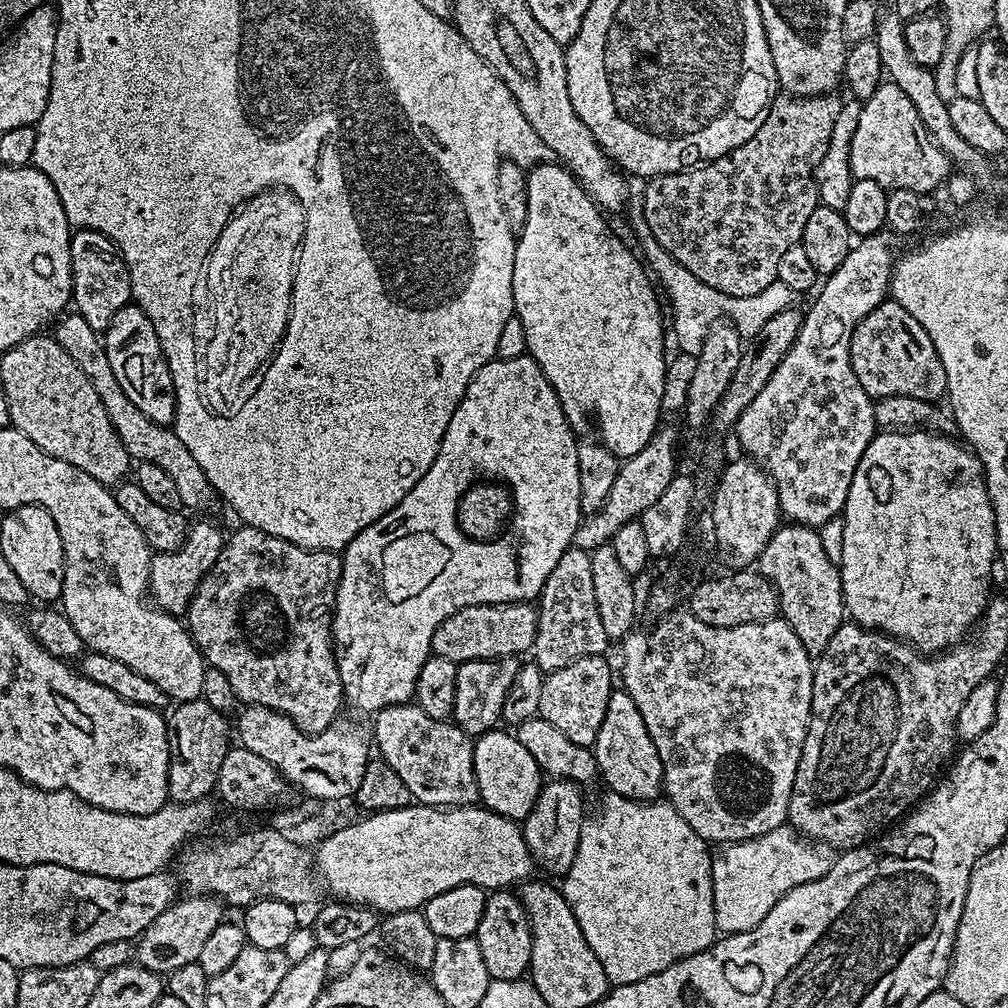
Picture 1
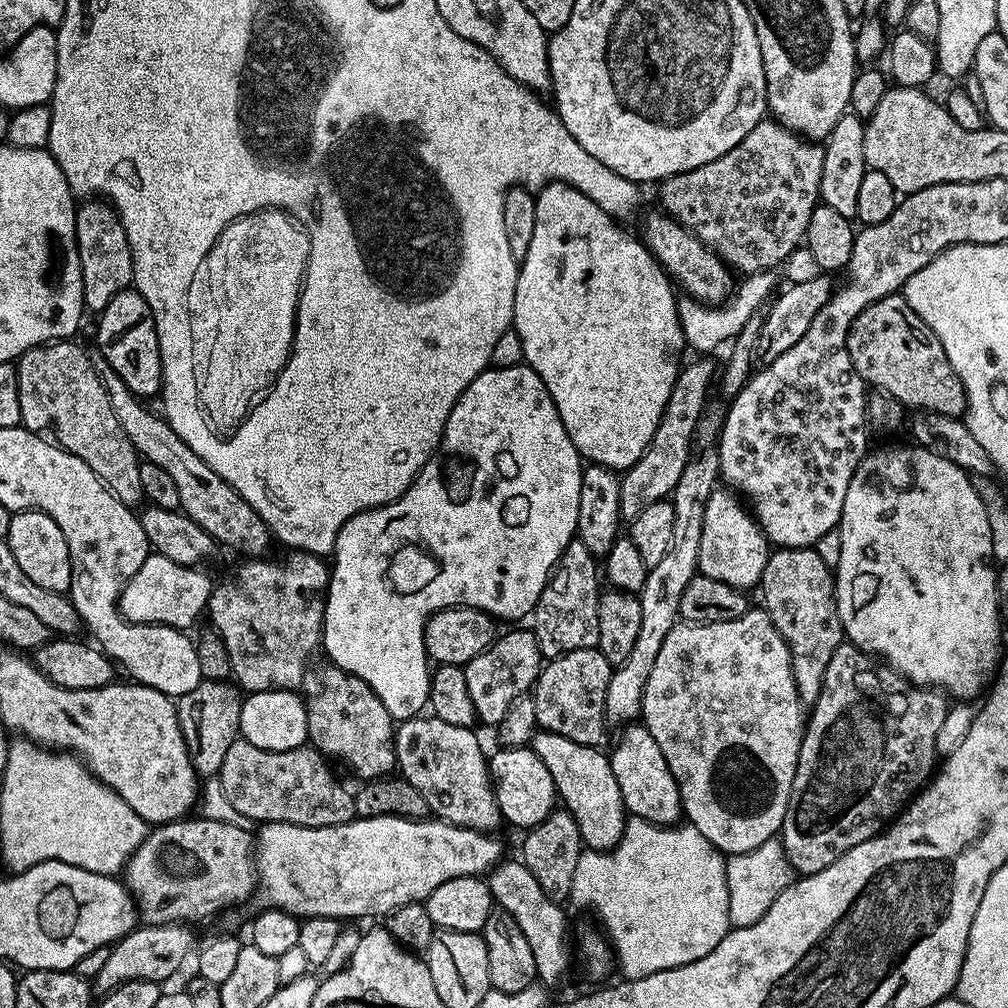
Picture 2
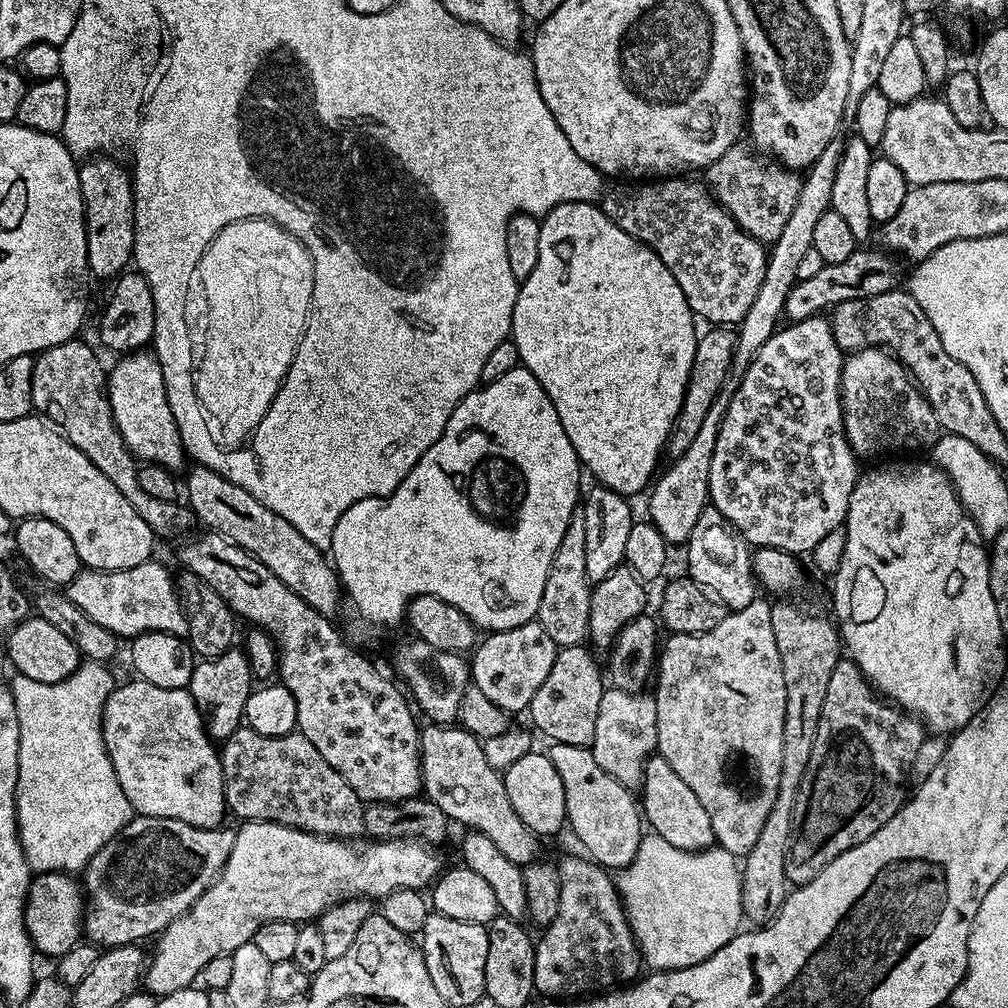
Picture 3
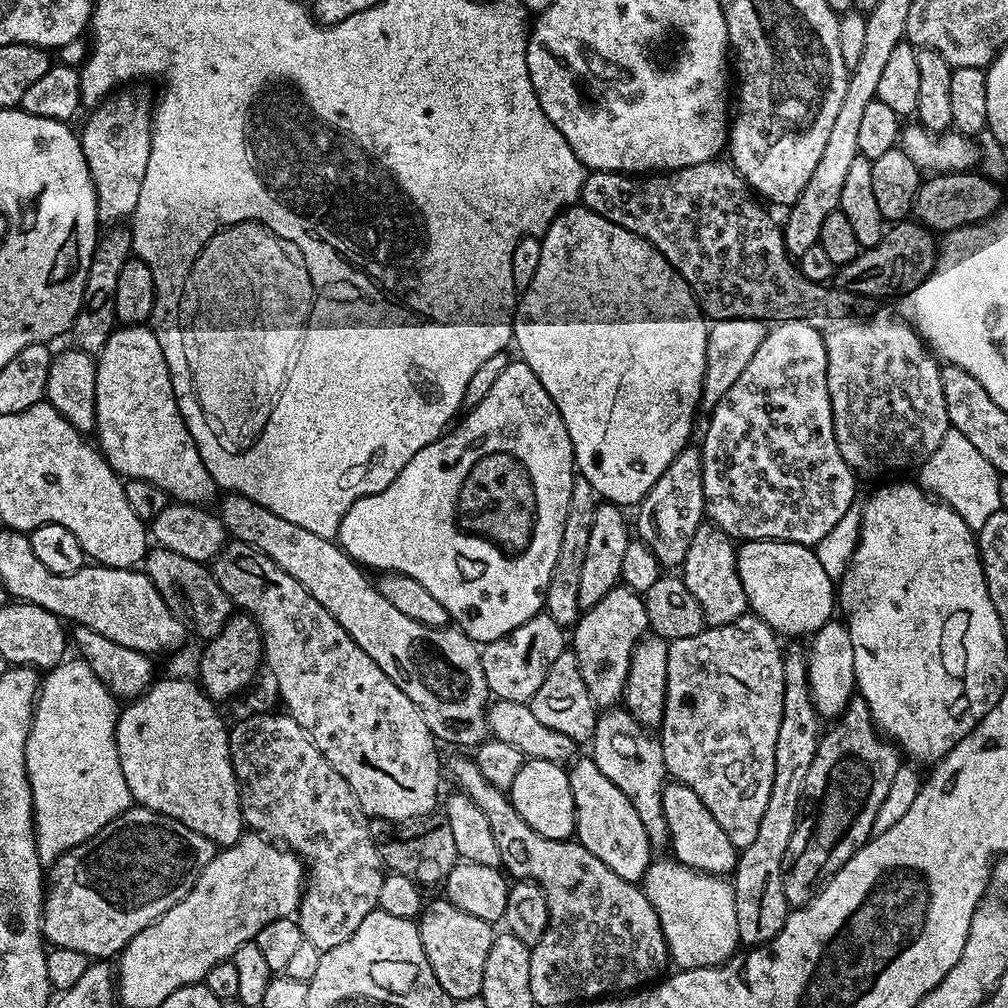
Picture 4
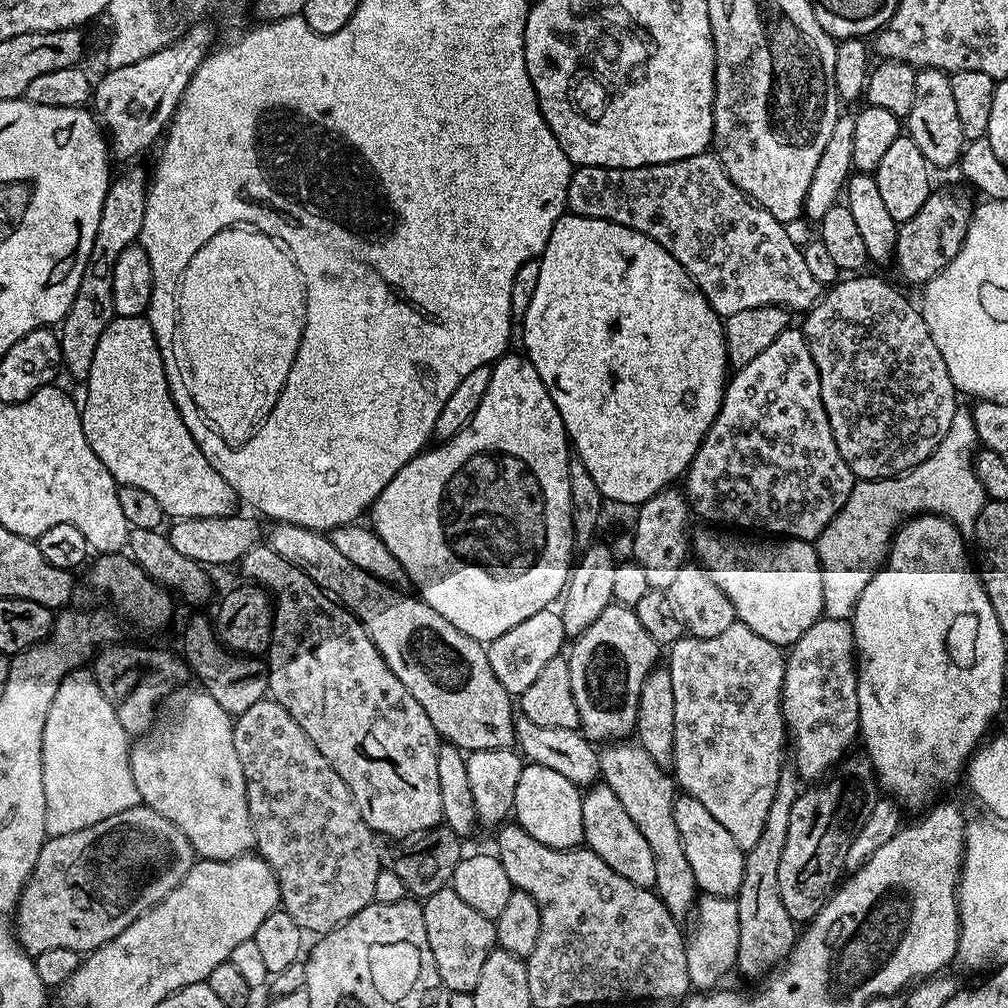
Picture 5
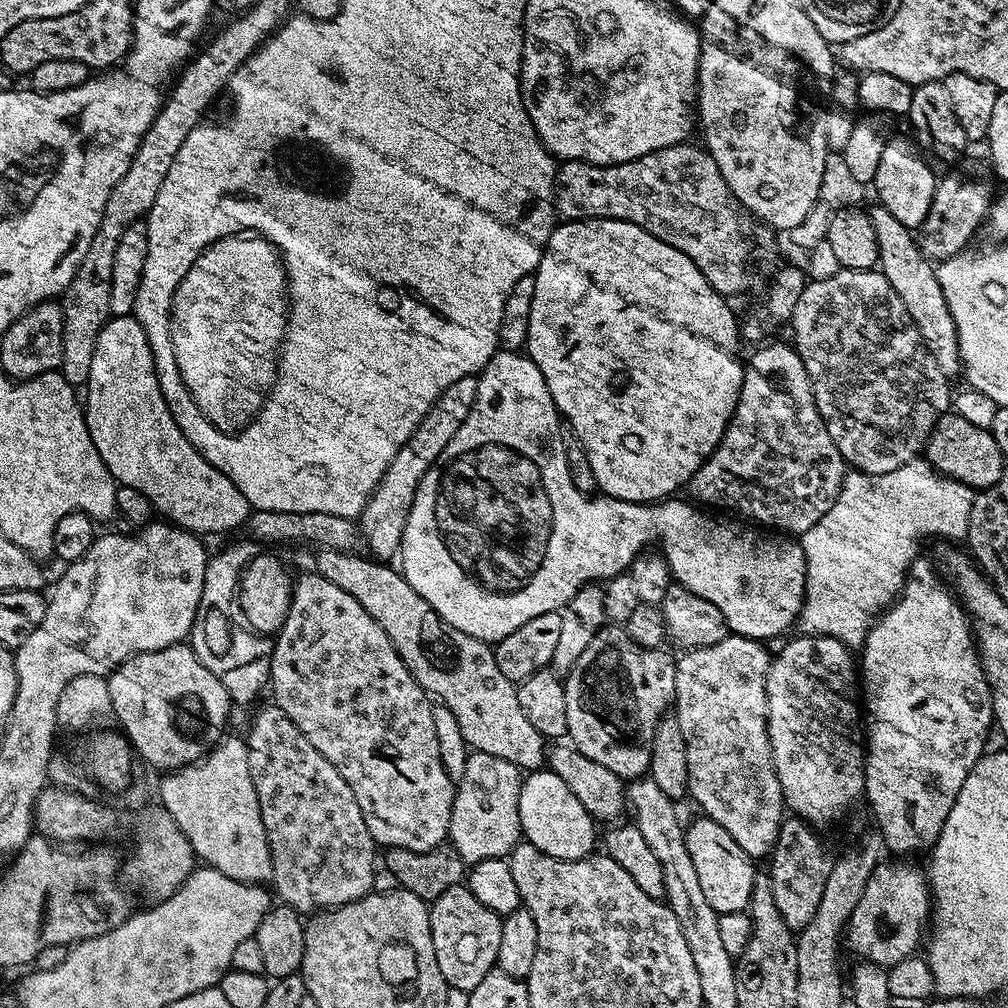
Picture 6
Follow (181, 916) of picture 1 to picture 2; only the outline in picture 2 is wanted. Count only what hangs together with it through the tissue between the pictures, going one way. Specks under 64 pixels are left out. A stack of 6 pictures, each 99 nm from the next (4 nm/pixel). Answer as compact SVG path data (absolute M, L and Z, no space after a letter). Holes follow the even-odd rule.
M187 923L144 924L127 932L122 939L108 948L108 957L102 970L94 978L97 993L113 992L118 986L135 980L165 982L193 955L192 932Z

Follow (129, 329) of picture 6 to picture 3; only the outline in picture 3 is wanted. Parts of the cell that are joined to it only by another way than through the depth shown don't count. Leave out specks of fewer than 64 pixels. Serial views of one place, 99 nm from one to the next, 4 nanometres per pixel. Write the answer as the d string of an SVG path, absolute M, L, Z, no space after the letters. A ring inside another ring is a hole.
M137 350L119 357L120 360L106 376L106 391L112 417L126 444L137 461L157 464L163 468L178 470L186 461L182 438L166 402L166 386L162 382L162 366L148 350Z

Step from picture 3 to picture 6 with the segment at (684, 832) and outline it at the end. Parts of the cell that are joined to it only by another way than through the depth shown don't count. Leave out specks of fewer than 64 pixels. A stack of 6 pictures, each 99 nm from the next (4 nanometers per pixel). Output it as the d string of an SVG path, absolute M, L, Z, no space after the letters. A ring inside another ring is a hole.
M707 818L699 819L692 825L689 823L684 834L686 850L690 850L690 859L694 862L698 883L702 886L702 891L709 900L710 906L714 906L714 910L721 916L731 912L743 912L748 908L754 890L754 878L758 875L758 868L752 865L755 864L753 857L748 856L746 850L742 850L742 846L738 846L738 842L734 842L734 838L730 838L730 834L726 834L726 830L722 830L722 826L718 826L718 822Z

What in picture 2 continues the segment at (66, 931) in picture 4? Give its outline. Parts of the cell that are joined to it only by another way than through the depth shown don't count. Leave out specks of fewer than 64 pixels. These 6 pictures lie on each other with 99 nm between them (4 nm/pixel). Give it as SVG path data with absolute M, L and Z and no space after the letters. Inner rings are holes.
M181 818L170 824L155 825L147 838L132 852L132 859L124 865L122 879L132 899L136 901L139 919L144 924L182 924L204 920L231 904L240 904L258 888L258 873L254 855L252 832L238 830L230 822L203 818Z

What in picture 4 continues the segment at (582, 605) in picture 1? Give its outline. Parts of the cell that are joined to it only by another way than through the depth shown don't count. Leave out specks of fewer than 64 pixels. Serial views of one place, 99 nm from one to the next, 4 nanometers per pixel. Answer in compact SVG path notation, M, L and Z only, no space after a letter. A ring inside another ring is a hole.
M577 475L573 479L570 506L566 510L566 526L562 526L562 546L558 546L558 562L554 562L554 570L550 574L550 582L546 586L543 607L546 615L554 618L554 622L558 622L561 626L575 625L580 618L582 609L578 606L578 586L582 583L582 562L586 559L586 545L590 543L590 529L594 526L594 514L601 502L600 495L594 490L594 486L590 486L590 482L586 482L584 476Z

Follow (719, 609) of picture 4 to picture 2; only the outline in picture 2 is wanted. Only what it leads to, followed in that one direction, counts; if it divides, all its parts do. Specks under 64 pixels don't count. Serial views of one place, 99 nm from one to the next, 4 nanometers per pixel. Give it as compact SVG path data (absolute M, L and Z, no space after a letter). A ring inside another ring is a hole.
M717 486L706 502L702 521L702 546L698 546L699 575L724 582L726 586L752 590L760 583L769 555L768 539L745 501L733 489Z

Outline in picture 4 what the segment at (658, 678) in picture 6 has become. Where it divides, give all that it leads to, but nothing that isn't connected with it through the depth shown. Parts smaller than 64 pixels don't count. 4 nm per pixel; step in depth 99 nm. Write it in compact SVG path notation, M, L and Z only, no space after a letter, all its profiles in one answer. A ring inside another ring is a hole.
M623 586L610 590L610 594L605 594L600 601L594 602L594 606L581 611L579 620L570 632L570 651L578 658L578 670L582 670L582 682L586 682L586 690L590 690L590 698L596 703L597 709L608 710L621 703L626 686L626 674L630 670L630 654L636 643L648 631L643 595Z

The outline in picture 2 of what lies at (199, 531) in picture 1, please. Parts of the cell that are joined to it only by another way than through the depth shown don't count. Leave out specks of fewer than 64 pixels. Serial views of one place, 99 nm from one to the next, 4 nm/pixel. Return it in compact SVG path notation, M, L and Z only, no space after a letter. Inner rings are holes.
M152 552L142 566L138 566L138 574L134 574L134 578L130 578L120 591L120 613L129 624L165 624L181 630L191 629L191 624L205 615L214 587L214 580L202 569L170 562L170 558L161 552Z

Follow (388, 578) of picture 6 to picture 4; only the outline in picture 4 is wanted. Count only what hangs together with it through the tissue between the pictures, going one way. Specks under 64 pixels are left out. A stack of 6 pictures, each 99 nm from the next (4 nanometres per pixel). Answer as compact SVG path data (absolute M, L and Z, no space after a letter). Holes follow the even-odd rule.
M224 494L219 500L218 515L227 535L257 548L282 566L294 582L306 586L310 598L326 606L338 626L378 662L382 674L418 706L437 741L471 749L489 739L490 693L475 640L455 626L431 628L401 614L388 599L382 598L375 583L364 577L365 569L350 559L335 539L310 534L310 530L302 530L302 526L278 518L278 514L270 514L266 506L258 506L258 502L245 496Z

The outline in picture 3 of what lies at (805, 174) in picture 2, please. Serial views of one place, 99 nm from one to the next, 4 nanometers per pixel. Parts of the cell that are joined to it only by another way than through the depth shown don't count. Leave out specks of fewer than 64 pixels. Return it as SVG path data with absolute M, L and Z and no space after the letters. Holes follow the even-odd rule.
M744 142L732 144L722 158L706 169L706 176L708 191L731 214L736 225L765 246L770 246L778 234L782 234L794 210L794 202L798 202L802 181L799 171L761 158Z

